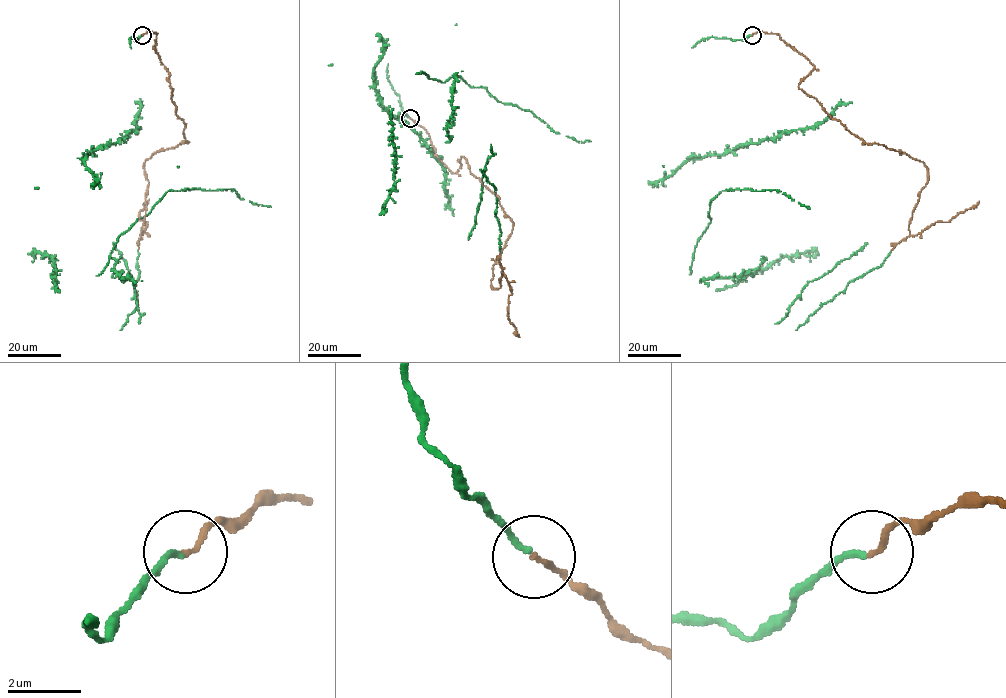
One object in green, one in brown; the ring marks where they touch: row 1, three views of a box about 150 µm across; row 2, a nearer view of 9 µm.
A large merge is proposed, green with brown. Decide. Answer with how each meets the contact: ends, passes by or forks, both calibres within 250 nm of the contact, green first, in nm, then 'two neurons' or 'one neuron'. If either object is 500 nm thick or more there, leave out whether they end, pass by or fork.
green ends there; brown ends there; 140 nm thick on the green side, 140 nm on the other; one neuron

